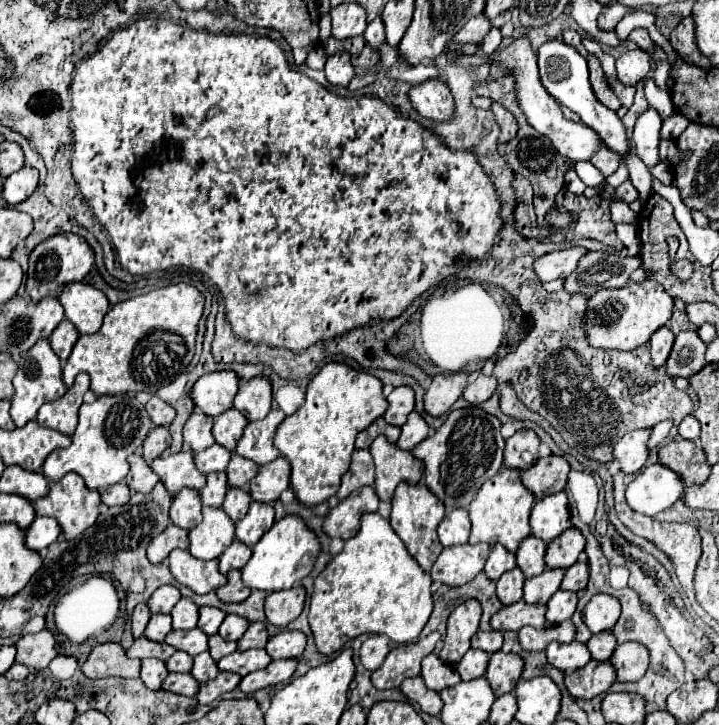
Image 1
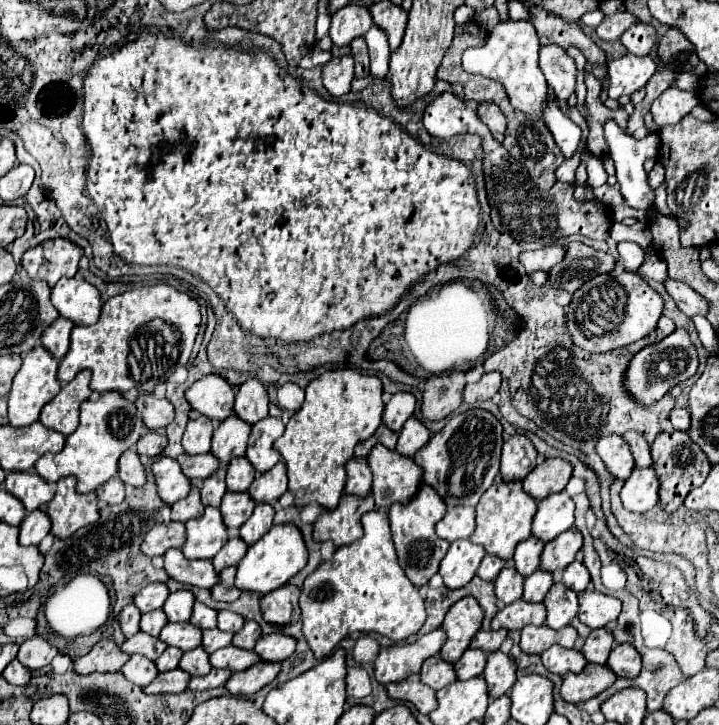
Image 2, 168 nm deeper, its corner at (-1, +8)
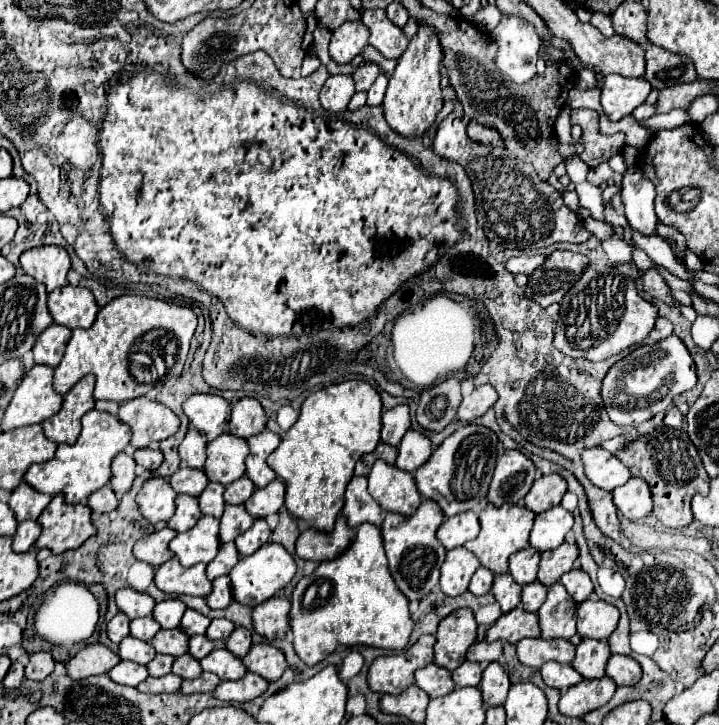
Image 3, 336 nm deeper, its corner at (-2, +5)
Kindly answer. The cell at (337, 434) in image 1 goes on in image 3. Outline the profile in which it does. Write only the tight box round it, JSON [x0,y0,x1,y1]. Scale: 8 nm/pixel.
[267,380,381,532]

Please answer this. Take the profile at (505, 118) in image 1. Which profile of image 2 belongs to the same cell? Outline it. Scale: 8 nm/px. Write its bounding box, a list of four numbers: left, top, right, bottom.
[476,103,506,143]

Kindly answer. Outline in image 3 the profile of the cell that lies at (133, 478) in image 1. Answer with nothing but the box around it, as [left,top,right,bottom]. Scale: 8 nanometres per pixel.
[111,452,135,494]

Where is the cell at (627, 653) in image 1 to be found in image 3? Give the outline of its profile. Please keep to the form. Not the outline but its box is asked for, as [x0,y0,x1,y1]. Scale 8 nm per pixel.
[607,656,641,686]

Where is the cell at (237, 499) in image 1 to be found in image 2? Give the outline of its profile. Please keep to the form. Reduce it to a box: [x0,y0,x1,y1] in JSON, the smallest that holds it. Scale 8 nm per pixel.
[220,491,256,529]

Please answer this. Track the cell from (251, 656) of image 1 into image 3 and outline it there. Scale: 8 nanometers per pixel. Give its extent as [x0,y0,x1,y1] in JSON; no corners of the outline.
[201,648,247,680]

